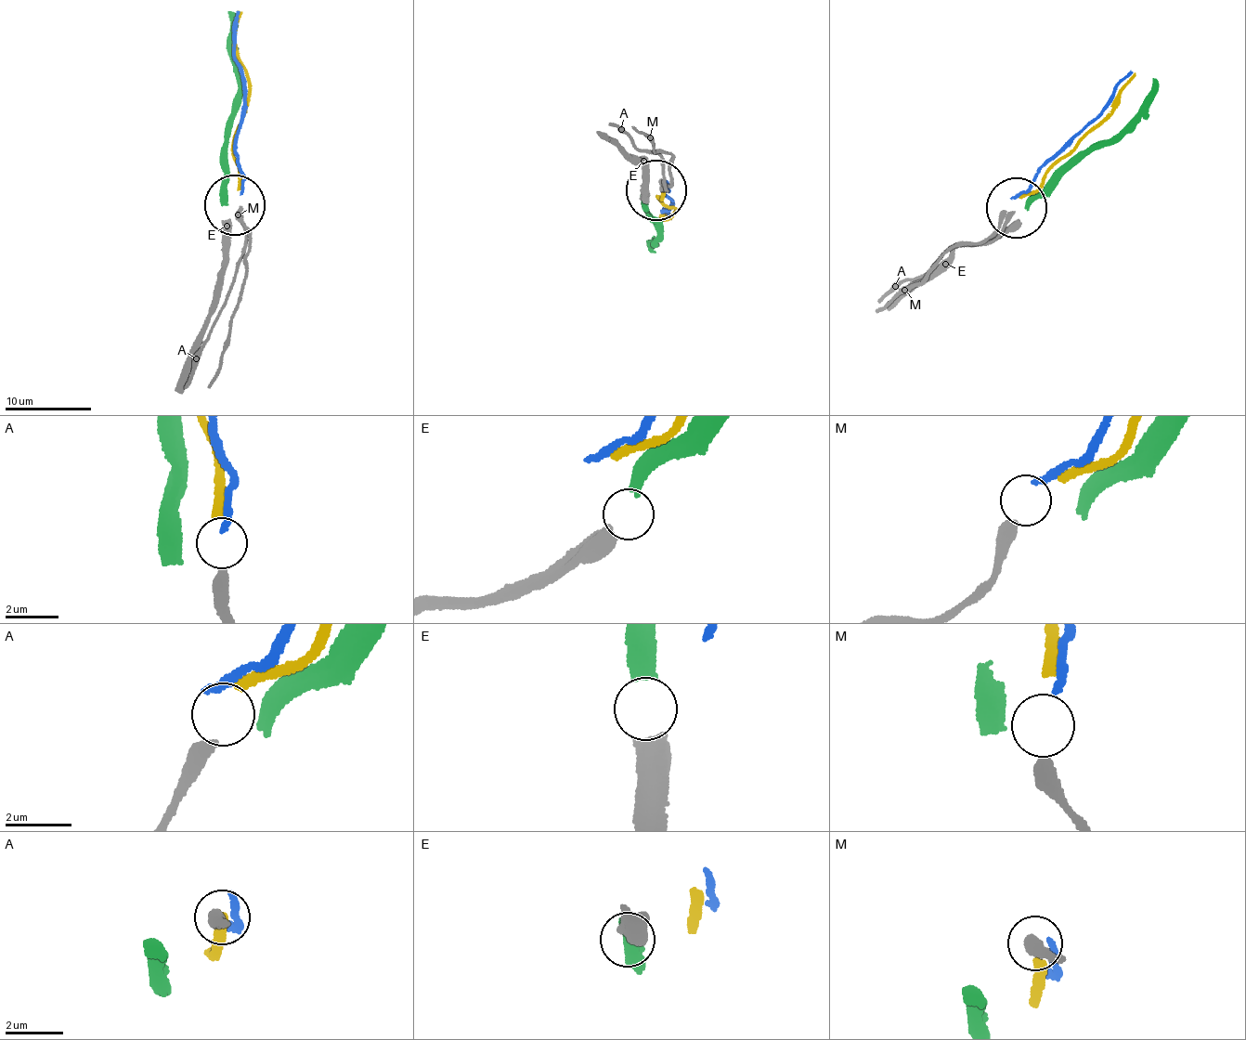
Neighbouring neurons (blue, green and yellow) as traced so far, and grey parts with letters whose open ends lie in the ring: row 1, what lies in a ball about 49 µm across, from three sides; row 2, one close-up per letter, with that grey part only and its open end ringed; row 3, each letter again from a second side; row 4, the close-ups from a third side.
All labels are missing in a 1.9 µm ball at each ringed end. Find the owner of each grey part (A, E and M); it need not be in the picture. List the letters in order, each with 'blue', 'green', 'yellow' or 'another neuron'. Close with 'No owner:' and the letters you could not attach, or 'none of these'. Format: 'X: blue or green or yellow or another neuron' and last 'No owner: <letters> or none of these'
A: another neuron
E: green
M: blue
No owner: A

